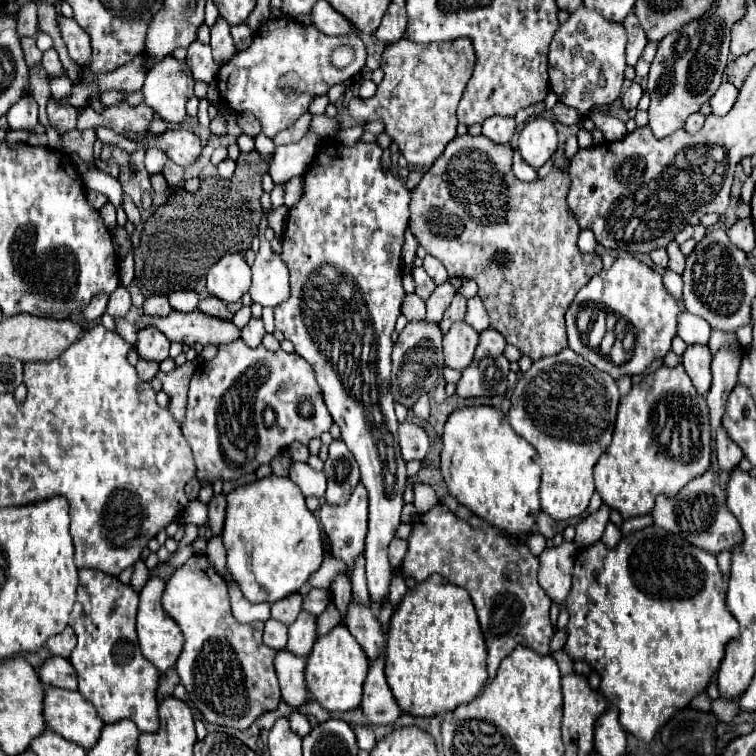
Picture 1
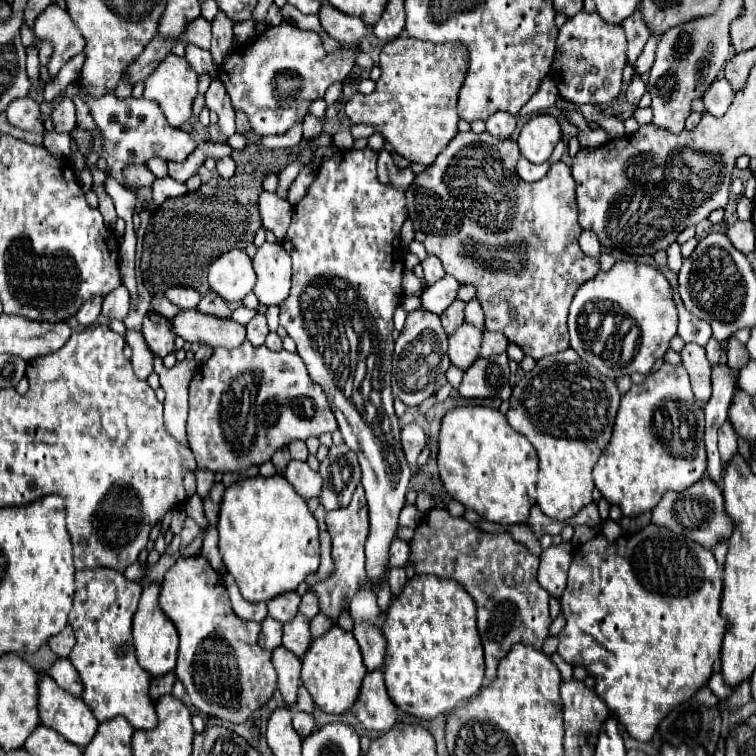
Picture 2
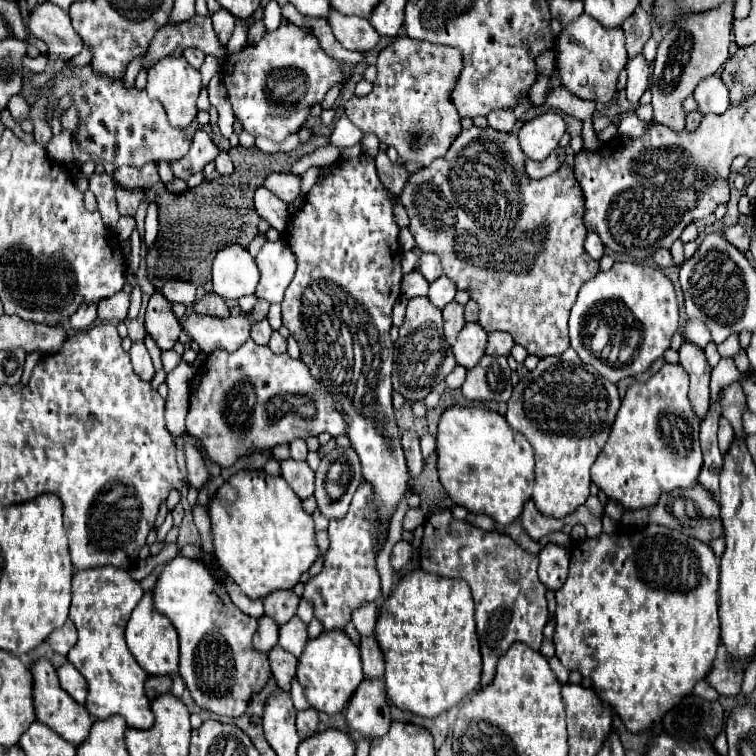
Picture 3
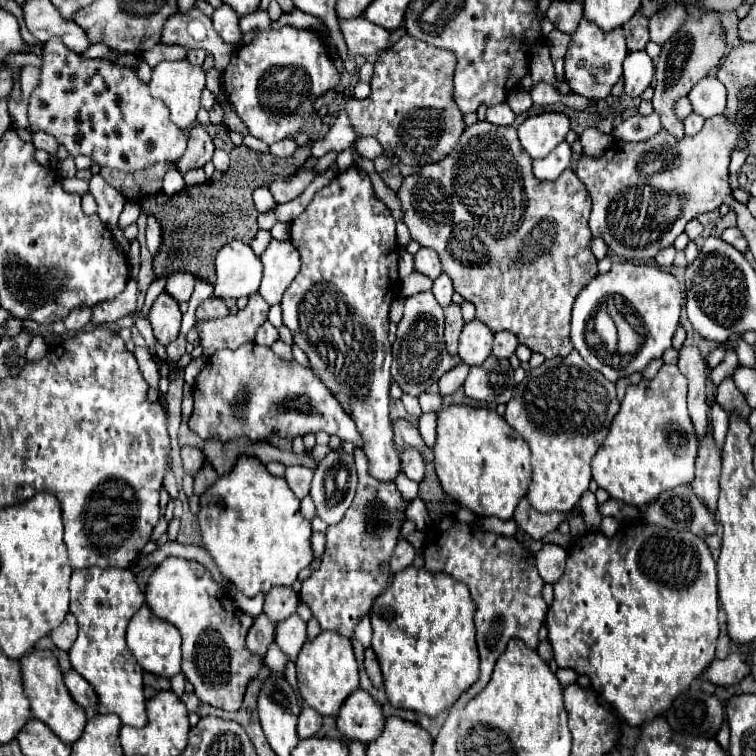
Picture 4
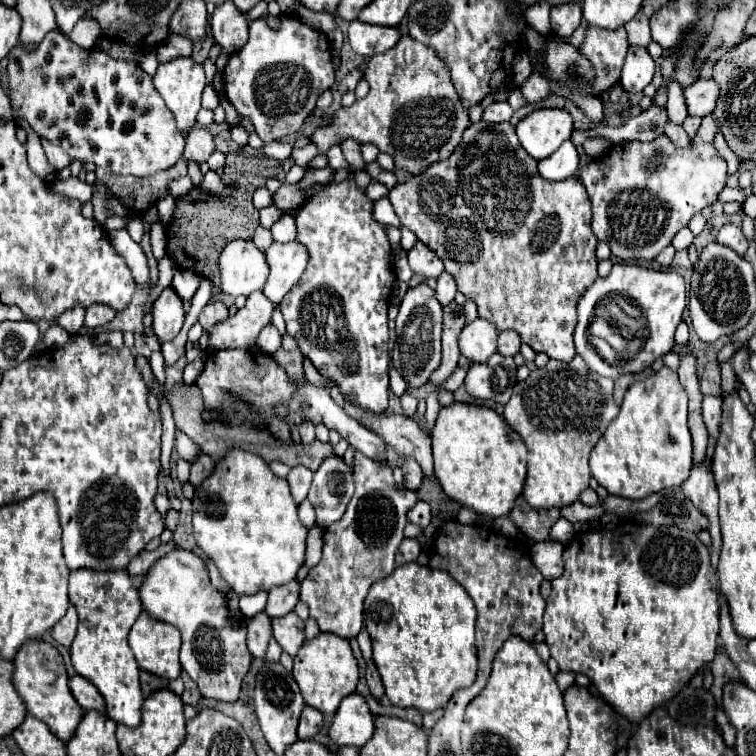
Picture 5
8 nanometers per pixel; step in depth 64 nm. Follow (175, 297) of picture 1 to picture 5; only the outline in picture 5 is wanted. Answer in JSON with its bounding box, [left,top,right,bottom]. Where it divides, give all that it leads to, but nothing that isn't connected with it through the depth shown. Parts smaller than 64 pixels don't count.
[170,270,202,300]

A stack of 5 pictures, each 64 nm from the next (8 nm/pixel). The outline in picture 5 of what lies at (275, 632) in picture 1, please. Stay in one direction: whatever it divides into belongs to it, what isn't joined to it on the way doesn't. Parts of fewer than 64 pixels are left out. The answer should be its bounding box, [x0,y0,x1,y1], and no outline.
[246,612,272,658]

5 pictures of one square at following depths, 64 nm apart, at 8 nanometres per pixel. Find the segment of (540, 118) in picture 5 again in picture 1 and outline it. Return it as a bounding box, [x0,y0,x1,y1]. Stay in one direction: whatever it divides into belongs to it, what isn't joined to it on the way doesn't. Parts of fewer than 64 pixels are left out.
[518,118,558,168]

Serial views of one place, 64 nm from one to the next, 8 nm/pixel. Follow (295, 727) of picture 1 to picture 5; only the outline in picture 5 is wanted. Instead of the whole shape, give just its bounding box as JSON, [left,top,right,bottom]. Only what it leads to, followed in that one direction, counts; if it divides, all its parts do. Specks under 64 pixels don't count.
[298,706,324,740]

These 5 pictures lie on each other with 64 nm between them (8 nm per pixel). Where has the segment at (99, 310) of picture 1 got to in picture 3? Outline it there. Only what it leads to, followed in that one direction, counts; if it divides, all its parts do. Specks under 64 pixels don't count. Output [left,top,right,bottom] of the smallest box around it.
[70,304,98,330]

